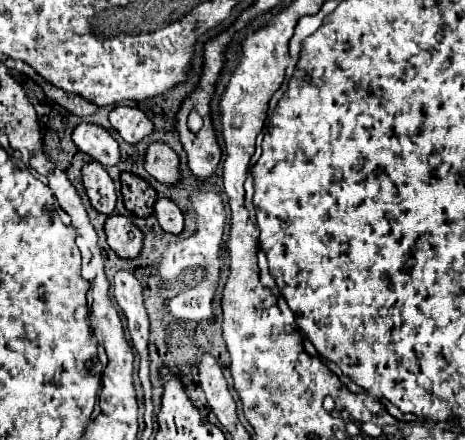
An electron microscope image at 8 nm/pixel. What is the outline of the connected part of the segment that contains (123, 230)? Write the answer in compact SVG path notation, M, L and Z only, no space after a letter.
M110 214L104 230L106 230L106 236L108 236L108 246L112 250L116 250L118 256L136 258L140 254L144 236L128 216Z

